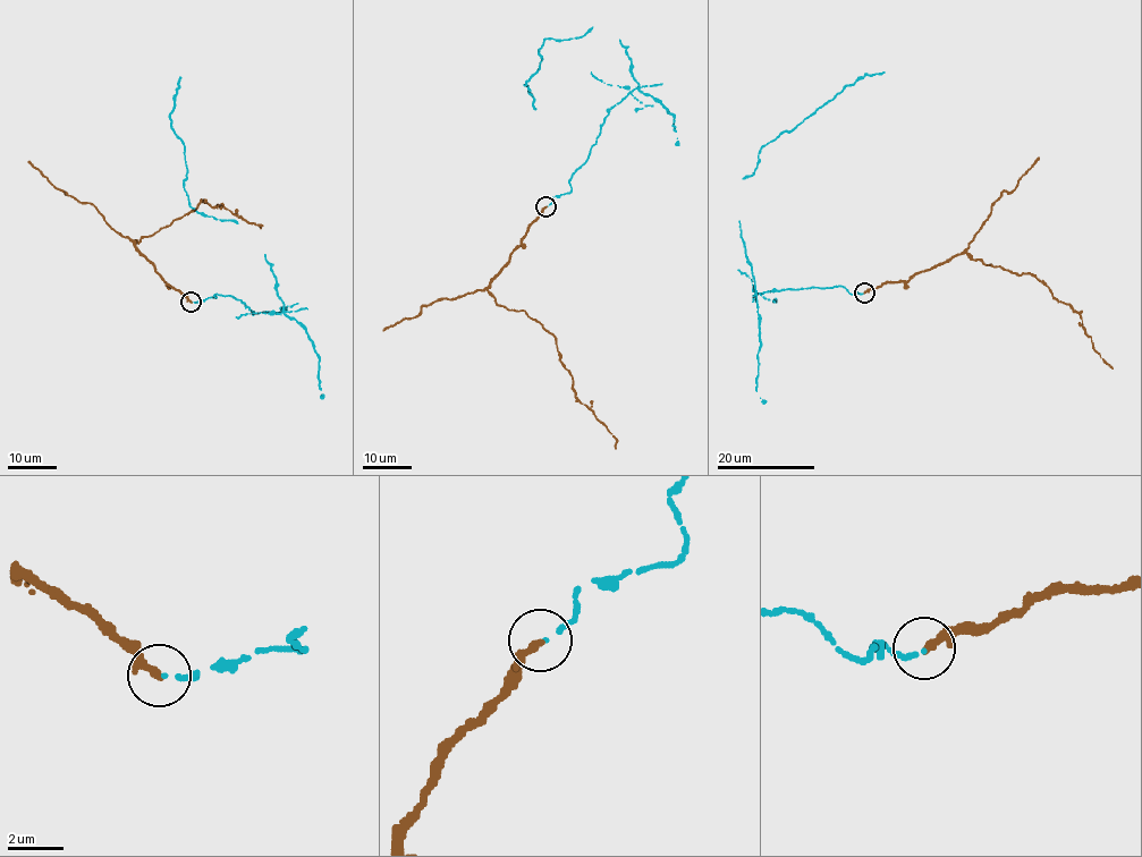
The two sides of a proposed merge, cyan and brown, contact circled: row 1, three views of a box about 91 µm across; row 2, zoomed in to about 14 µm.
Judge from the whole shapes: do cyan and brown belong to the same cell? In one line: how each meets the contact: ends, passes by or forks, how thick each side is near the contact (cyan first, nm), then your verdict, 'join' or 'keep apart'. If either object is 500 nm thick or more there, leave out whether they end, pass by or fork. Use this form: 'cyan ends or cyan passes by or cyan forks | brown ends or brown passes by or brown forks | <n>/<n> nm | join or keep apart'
cyan ends | brown passes by | 70/200 nm | keep apart

